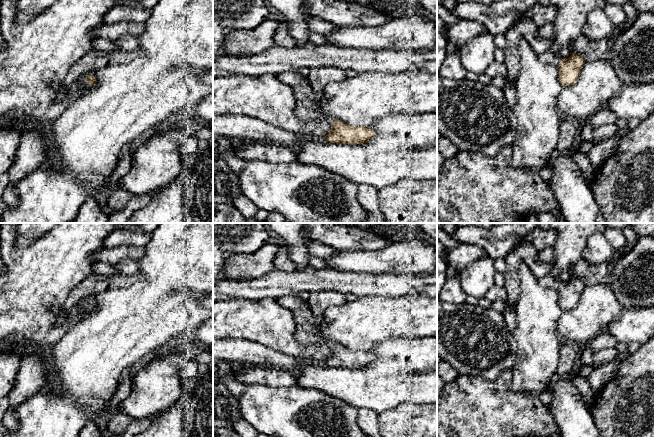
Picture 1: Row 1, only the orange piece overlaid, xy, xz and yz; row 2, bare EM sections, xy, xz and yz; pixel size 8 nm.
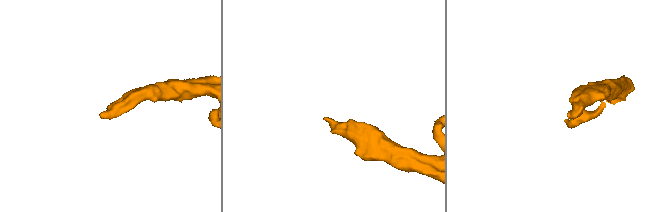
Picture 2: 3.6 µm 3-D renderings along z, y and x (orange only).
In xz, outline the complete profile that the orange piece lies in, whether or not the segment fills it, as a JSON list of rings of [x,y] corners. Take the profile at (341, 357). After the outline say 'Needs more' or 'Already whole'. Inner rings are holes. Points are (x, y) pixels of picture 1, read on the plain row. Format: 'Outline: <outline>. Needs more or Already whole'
Outline: [[[298,295],[279,297],[276,301],[293,314],[296,323],[294,337],[298,343],[302,345],[323,343],[331,348],[331,353],[324,362],[325,365],[357,369],[374,362],[375,356],[370,350],[351,350],[321,336],[318,332],[321,318],[315,316],[311,312],[308,302]]]. Needs more

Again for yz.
Outline: [[[547,275],[541,278],[539,283],[545,288],[558,291],[559,305],[563,311],[573,309],[577,306],[585,288],[583,280],[576,276],[573,276],[568,282],[562,282],[559,277]]]. Needs more

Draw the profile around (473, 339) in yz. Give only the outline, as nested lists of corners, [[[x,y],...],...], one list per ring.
[[[437,297],[437,355],[453,366],[459,374],[480,376],[493,382],[502,371],[514,367],[516,351],[516,340],[513,333],[507,329],[502,312],[466,302],[462,304],[444,302]]]

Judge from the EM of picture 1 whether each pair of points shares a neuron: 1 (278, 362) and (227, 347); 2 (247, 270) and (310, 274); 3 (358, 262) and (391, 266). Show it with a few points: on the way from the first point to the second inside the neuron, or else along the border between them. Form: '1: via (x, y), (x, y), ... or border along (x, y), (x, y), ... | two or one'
1: via (265, 356), (240, 351) | one
2: border along (273, 269), (256, 278), (247, 280) | two
3: via (366, 262), (383, 262) | one

